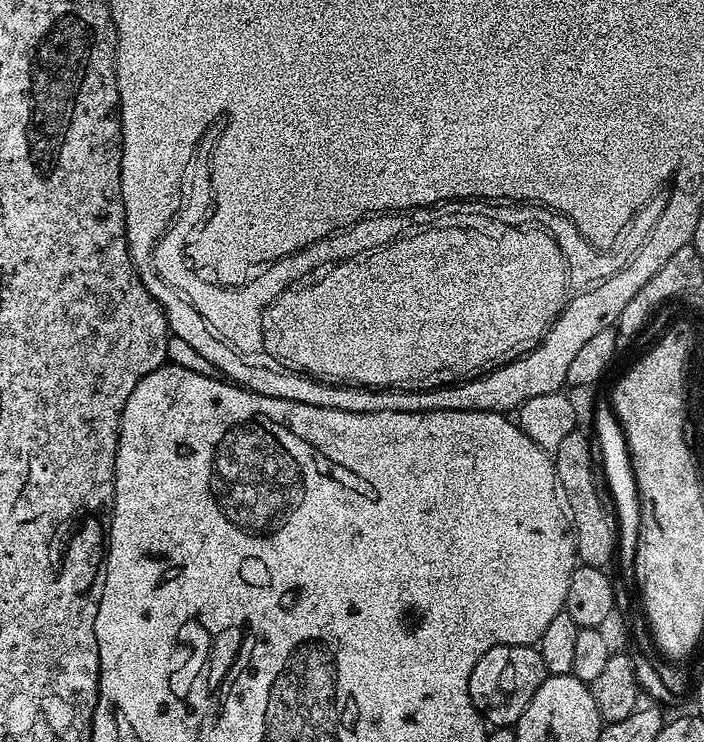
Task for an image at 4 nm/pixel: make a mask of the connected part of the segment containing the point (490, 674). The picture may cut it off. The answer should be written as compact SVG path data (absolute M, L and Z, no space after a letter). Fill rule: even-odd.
M499 644L491 648L474 666L474 674L470 674L470 698L480 711L481 717L492 726L512 726L530 706L530 698L534 698L534 690L542 686L546 673L540 657L540 649L526 644Z

